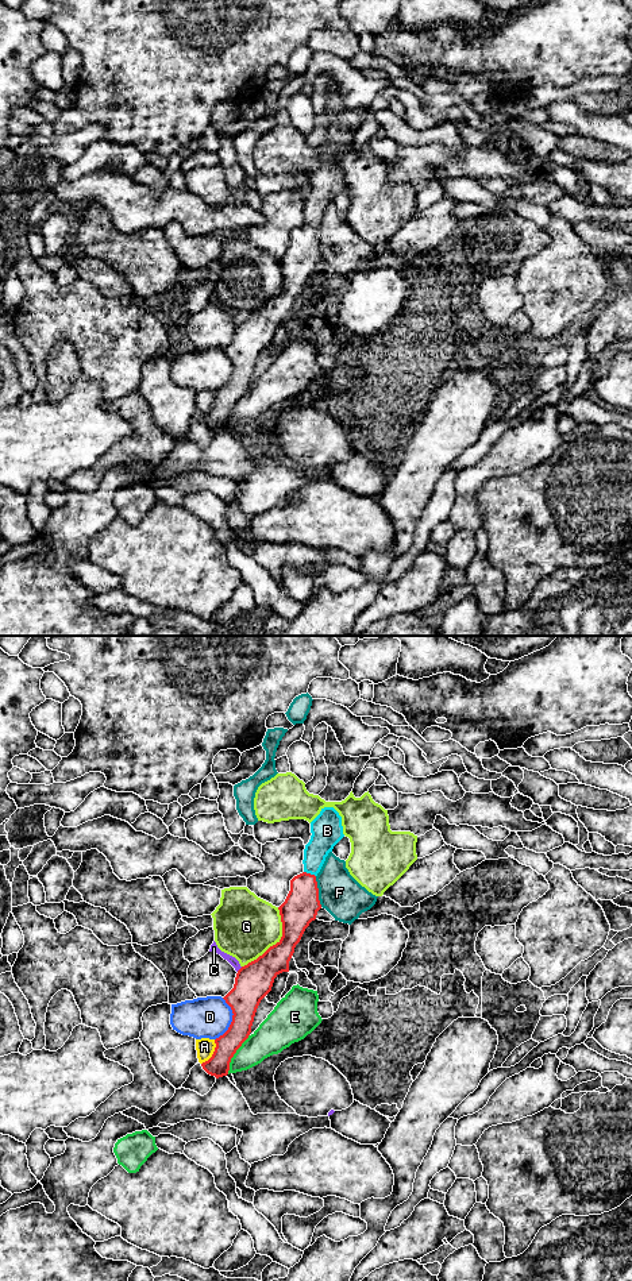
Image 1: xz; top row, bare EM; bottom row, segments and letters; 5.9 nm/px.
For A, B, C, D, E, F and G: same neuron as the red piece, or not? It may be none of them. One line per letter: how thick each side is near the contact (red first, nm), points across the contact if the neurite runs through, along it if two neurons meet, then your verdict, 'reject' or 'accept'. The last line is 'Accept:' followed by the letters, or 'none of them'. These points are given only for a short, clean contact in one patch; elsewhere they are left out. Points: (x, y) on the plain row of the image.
A: 140/110 nm | reject
B: 200/160 nm | across xz (301, 257), (304, 236), (309, 226), (315, 204), (324, 188) | accept
C: 220/50 nm | along xz (242, 319), (236, 323) | reject
D: 220/240 nm | along xz (223, 350), (231, 362), (232, 373), (215, 392) | reject
E: 140/200 nm | reject
F: 200/240 nm | along xz (315, 228), (319, 255), (322, 258) | reject
G: 200/380 nm | reject
Accept: B

